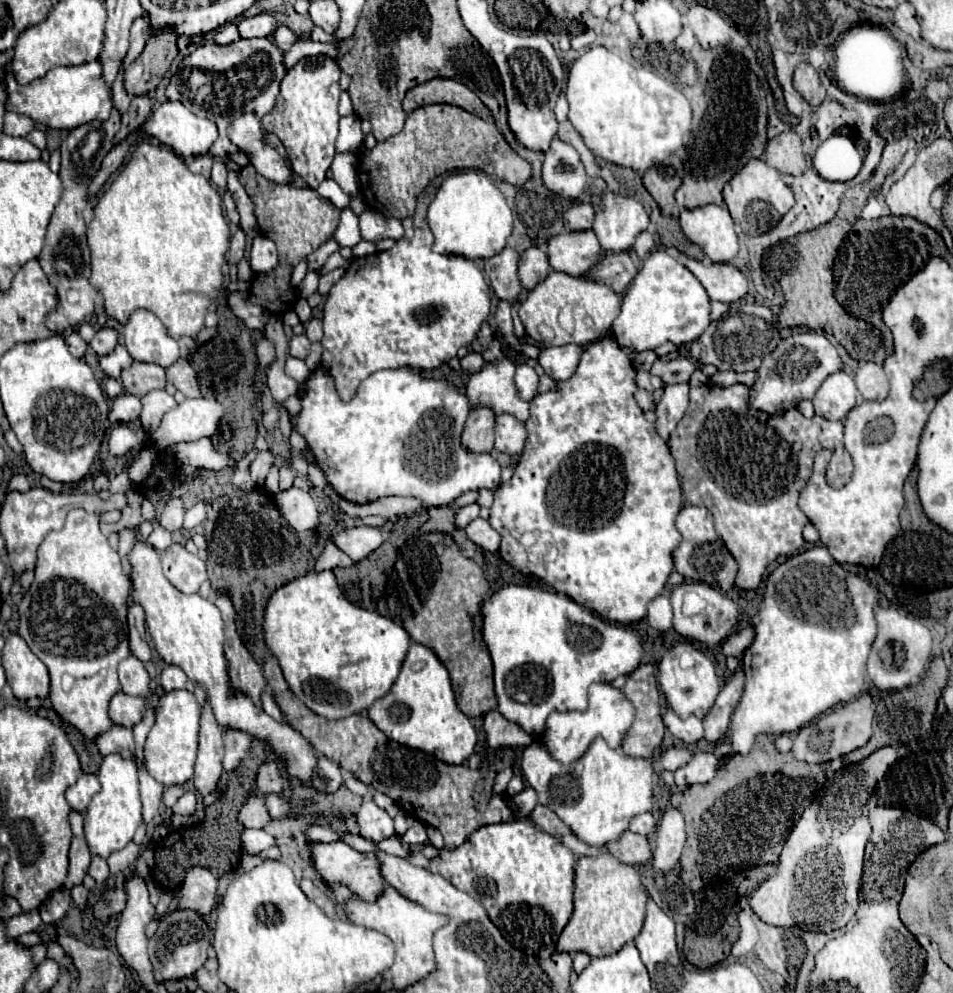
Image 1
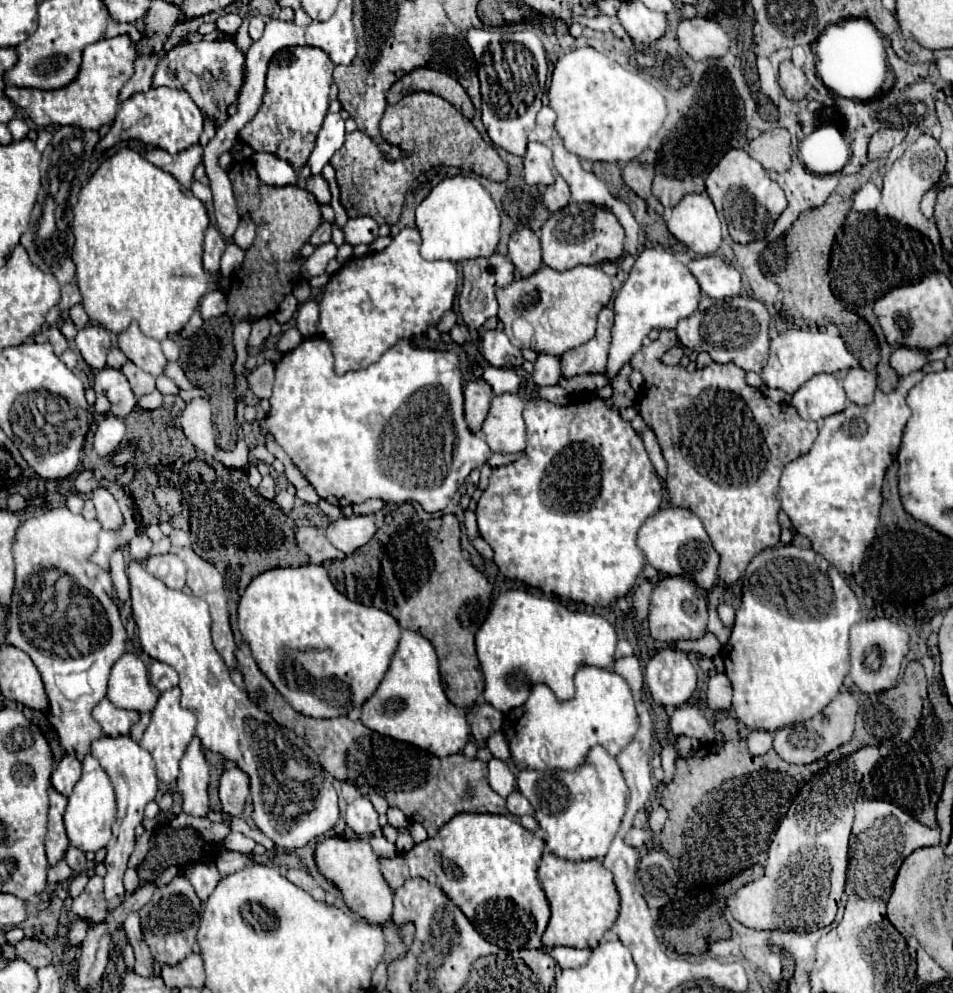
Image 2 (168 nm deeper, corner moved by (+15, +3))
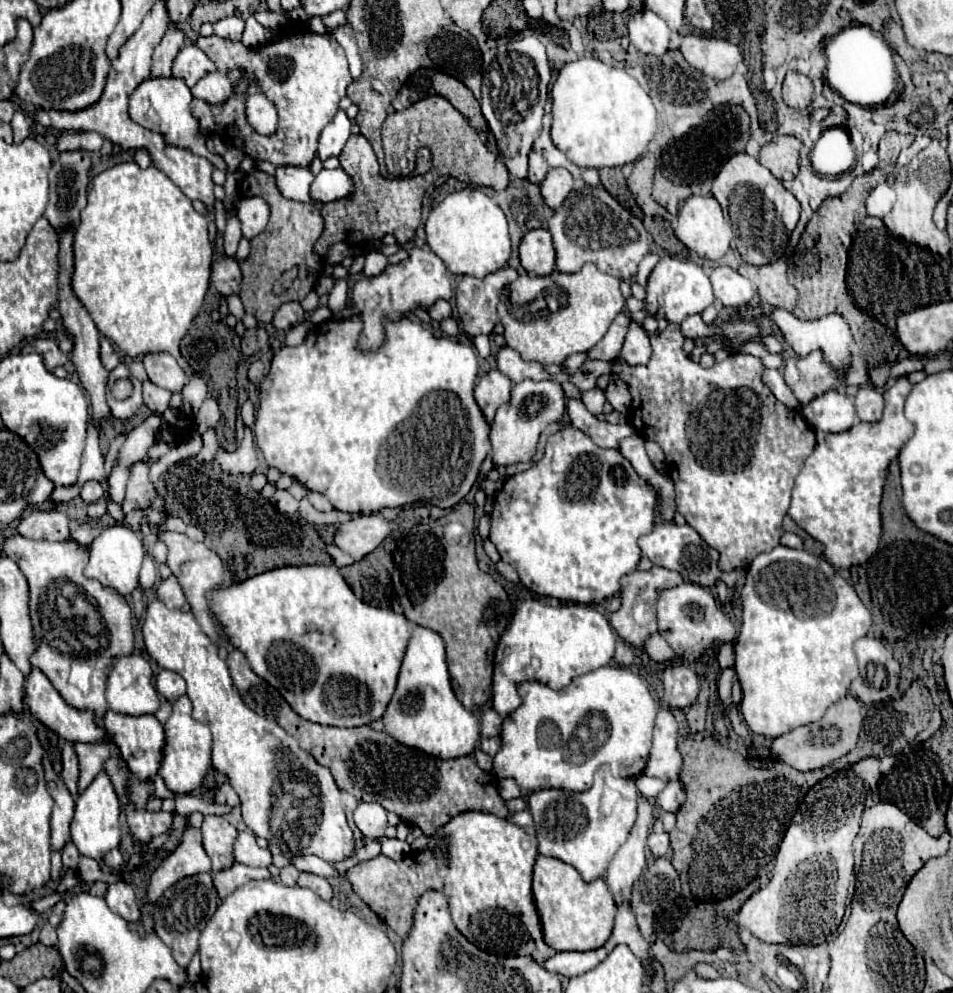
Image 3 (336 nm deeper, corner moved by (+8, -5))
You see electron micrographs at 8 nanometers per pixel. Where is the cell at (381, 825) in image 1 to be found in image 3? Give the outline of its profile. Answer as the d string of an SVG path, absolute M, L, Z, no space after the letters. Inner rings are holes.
M361 802L355 810L355 824L363 836L379 840L385 836L387 810L377 802Z

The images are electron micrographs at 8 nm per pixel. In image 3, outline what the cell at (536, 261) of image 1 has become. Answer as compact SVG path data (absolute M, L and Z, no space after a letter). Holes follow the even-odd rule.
M537 228L527 232L519 244L519 258L529 274L551 274L555 270L555 248L549 230Z

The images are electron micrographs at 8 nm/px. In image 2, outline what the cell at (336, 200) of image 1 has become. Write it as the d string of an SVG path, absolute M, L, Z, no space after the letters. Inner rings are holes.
M328 114L324 118L322 130L316 138L316 146L312 150L312 156L308 160L312 176L318 176L322 172L324 164L330 162L330 158L336 154L336 150L342 148L344 136L346 136L346 132L344 132L342 116L340 114Z

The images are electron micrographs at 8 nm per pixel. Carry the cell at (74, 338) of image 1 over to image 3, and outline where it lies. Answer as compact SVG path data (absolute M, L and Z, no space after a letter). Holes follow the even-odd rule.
M37 338L31 342L35 352L39 352L43 356L43 362L47 364L47 368L55 368L55 366L61 366L65 362L65 354L59 350L57 342L51 340L51 338Z

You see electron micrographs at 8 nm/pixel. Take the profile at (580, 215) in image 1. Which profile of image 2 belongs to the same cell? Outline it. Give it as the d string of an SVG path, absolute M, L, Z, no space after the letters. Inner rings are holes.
M558 176L556 182L546 188L544 204L546 204L546 208L554 214L554 212L558 212L560 208L566 208L568 202L570 202L570 188L568 188L568 184L564 182L564 178Z

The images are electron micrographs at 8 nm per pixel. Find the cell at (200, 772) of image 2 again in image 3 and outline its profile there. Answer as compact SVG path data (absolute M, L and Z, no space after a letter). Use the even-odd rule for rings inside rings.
M205 816L201 834L203 834L203 848L213 862L213 872L231 868L235 864L233 844L239 836L235 826L231 826L223 816Z

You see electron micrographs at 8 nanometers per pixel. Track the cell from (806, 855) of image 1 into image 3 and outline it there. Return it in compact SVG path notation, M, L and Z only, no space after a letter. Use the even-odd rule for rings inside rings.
M865 758L851 768L843 768L819 784L815 784L799 804L799 810L793 822L787 828L779 852L775 856L775 868L771 882L755 892L737 912L737 924L751 930L761 942L767 944L797 944L797 946L815 946L825 942L841 924L849 880L853 876L853 840L859 830L859 820L863 812L863 802L871 790L871 784L877 784L879 760Z

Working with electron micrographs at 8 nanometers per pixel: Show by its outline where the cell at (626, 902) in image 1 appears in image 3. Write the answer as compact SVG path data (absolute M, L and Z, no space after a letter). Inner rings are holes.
M539 854L533 866L533 900L541 918L543 938L553 950L585 952L601 948L607 942L617 906L603 878L585 882L571 864Z

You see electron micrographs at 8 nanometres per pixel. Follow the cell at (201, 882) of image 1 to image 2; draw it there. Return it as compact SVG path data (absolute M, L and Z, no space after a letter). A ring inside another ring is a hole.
M194 864L190 868L184 870L184 876L190 880L190 884L194 886L200 902L204 904L210 896L210 892L216 888L216 884L220 882L220 872L214 864Z

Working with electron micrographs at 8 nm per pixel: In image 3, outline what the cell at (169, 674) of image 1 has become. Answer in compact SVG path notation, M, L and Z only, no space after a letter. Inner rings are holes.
M161 670L155 678L155 686L159 694L163 694L169 702L175 702L179 696L185 694L185 680L171 670Z

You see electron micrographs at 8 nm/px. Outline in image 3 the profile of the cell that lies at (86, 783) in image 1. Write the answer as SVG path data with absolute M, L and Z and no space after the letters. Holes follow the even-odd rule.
M65 742L63 746L63 772L61 778L67 784L69 792L75 796L77 794L77 778L79 778L79 764L77 764L77 754L71 742Z

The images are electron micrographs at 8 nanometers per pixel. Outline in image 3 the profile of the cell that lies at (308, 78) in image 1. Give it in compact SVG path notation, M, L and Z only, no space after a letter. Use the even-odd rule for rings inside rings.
M289 24L291 28L285 30L283 38L277 38L273 42L263 44L263 48L245 48L241 42L229 42L223 40L219 36L209 36L197 38L197 46L215 62L217 72L227 74L229 70L239 70L241 72L241 80L235 86L233 96L227 100L227 104L207 104L205 100L193 100L191 102L191 112L193 116L199 120L199 130L201 134L213 133L218 136L223 136L231 146L243 150L245 154L249 154L253 160L269 160L273 166L309 166L311 160L315 158L317 152L317 140L321 130L335 118L337 110L339 110L339 100L345 96L347 86L351 84L351 74L349 74L349 64L345 58L343 48L339 46L339 42L329 34L315 34L299 24ZM255 80L261 88L261 92L267 96L267 100L271 100L279 112L279 126L277 132L273 136L261 136L257 134L247 118L245 118L245 94L247 94L247 86L249 82ZM205 120L211 120L211 130L203 128Z

